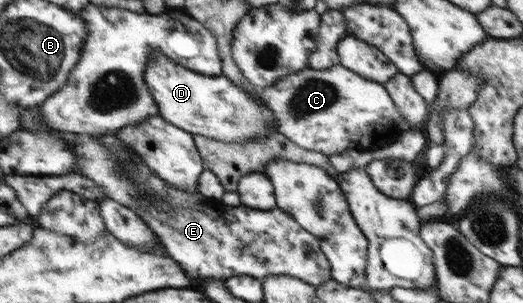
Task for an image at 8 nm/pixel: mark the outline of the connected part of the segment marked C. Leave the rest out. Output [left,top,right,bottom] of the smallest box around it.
[259,62,410,156]

